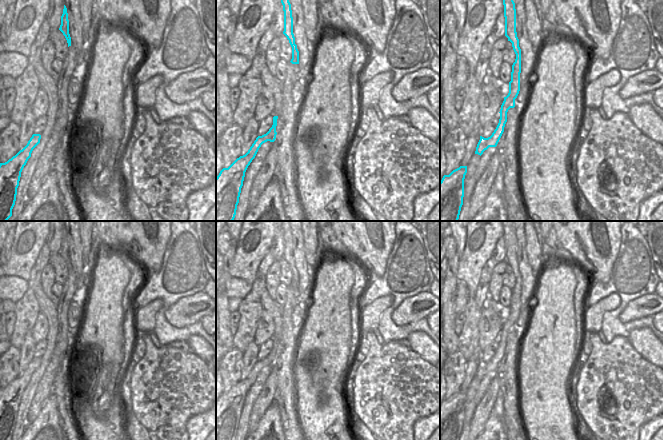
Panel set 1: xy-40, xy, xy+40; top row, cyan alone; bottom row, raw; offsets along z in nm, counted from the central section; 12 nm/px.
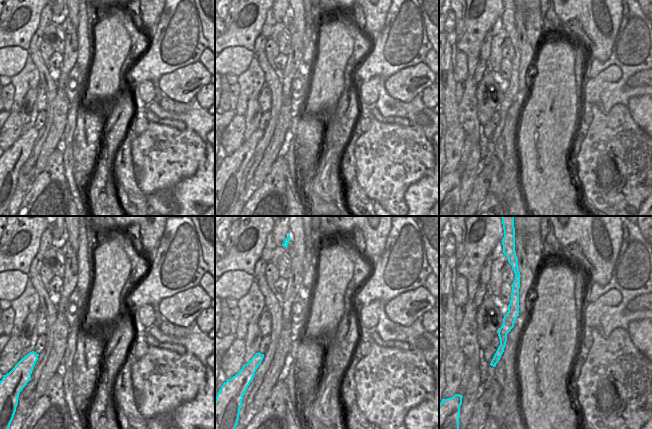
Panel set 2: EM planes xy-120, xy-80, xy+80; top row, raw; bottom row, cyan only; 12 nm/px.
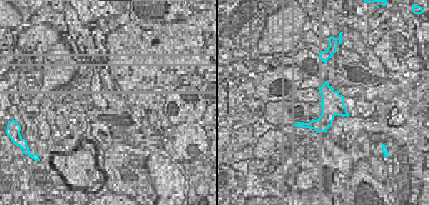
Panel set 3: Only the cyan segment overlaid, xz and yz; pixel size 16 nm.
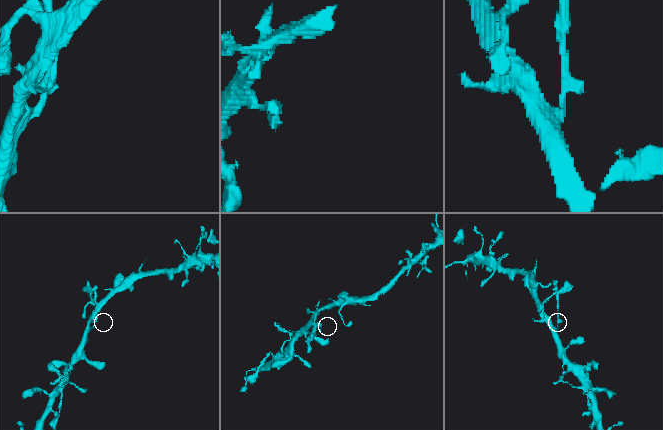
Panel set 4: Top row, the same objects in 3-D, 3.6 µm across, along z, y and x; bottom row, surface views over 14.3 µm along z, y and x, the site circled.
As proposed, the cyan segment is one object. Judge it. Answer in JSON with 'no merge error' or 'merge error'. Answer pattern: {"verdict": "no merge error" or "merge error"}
{"verdict": "merge error"}

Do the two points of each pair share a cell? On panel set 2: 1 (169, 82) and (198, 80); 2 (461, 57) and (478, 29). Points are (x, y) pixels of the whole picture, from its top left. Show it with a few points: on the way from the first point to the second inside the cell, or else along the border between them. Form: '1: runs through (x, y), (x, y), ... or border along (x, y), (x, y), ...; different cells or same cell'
1: runs through (176, 82), (191, 80); same cell
2: border along (458, 50), (466, 54), (468, 75); different cells

